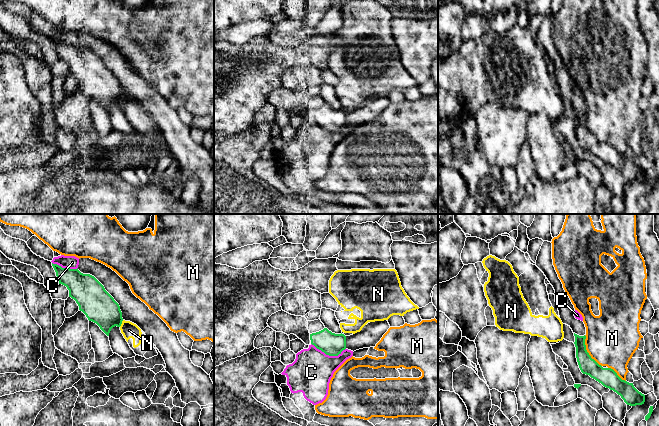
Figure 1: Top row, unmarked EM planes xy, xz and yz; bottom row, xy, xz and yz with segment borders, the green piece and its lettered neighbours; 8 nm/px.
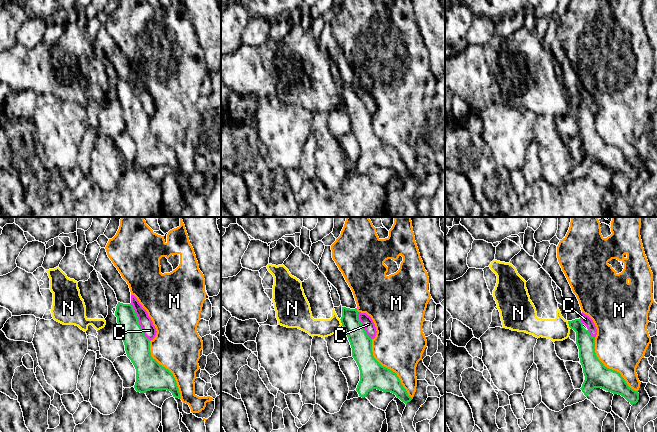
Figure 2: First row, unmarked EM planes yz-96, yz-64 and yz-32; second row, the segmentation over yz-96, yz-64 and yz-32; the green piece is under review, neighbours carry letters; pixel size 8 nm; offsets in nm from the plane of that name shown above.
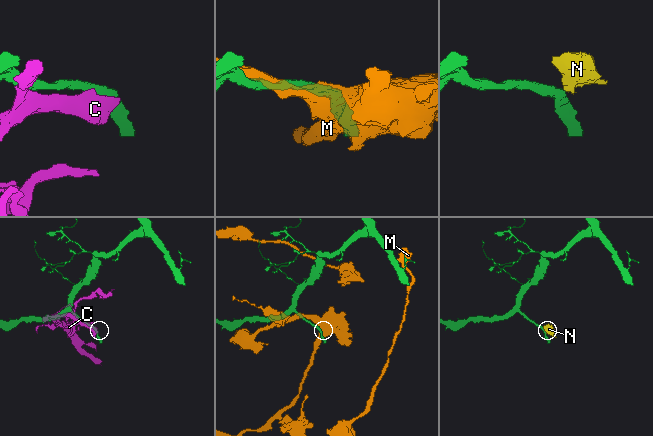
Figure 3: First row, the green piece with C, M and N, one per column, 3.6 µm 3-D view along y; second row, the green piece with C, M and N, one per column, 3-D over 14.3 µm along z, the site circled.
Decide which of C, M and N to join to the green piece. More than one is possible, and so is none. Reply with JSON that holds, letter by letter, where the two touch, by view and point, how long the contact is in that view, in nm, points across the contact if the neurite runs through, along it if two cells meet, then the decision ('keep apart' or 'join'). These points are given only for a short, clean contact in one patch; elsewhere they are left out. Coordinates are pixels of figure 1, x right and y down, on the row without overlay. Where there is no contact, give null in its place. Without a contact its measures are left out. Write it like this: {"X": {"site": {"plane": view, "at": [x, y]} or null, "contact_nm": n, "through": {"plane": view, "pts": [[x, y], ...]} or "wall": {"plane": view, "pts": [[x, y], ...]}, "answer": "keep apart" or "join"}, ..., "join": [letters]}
{"C": {"site": {"plane": "xz", "at": [328, 130]}, "contact_nm": 280, "answer": "keep apart"}, "M": {"site": {"plane": "yz", "at": [586, 127]}, "contact_nm": 300, "answer": "keep apart"}, "N": {"site": {"plane": "xy", "at": [121, 99]}, "contact_nm": 70, "wall": {"plane": "xy", "pts": [[123, 96], [119, 102]]}, "answer": "keep apart"}, "join": []}

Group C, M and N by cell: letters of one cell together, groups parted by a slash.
C / M / N

